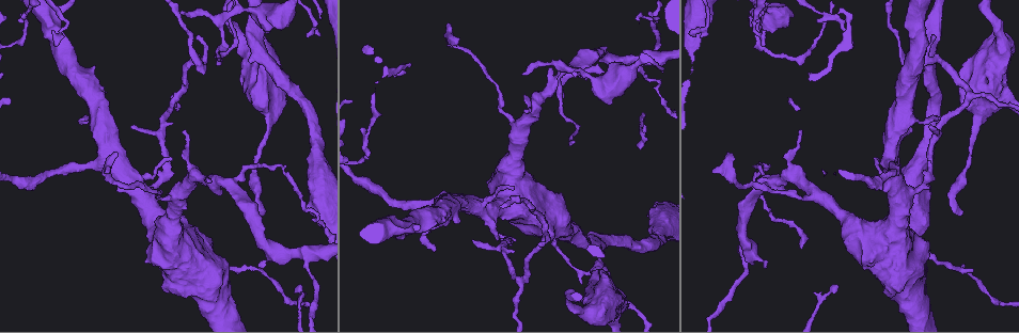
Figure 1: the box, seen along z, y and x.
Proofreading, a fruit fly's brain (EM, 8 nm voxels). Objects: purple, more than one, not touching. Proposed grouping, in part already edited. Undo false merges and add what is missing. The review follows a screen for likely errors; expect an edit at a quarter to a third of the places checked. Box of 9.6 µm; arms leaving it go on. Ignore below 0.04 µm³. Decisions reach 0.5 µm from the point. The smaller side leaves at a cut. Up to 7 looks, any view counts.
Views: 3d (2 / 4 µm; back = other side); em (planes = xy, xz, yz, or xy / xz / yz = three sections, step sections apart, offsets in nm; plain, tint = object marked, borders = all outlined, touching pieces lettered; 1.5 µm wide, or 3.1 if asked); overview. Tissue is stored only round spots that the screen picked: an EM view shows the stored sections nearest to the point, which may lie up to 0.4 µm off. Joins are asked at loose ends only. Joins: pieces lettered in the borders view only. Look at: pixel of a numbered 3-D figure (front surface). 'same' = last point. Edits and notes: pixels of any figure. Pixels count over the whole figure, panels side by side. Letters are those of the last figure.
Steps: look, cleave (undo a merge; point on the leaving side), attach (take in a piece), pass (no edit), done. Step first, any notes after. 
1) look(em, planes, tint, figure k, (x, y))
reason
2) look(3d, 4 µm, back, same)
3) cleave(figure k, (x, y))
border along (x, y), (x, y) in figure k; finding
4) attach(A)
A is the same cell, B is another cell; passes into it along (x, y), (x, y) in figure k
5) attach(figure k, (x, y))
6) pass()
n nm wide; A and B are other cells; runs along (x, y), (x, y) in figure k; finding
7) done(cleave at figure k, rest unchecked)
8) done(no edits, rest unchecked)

look(3d, 2 µm, figure 1, (966, 165))
calibre changes

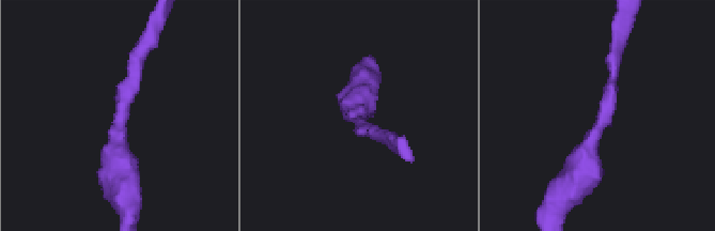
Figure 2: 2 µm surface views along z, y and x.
look(em, xy, step 8, plain, figure 2, (604, 120))

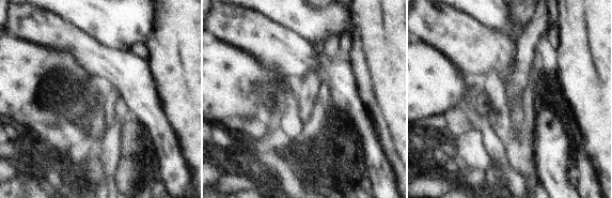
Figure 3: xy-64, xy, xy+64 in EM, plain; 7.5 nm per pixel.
look(em, xy, step 8, borders, same)
see the neighbours

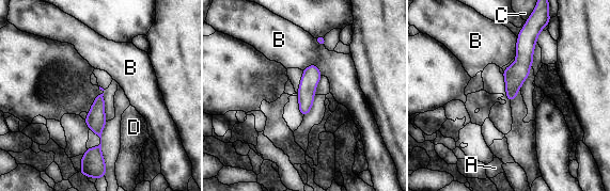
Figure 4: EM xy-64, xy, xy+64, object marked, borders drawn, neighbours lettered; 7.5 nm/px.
pass()
B touches over 160 nm; A, B, C and D are other cells; runs along (99, 98), (100, 144), (96, 152), (96, 171) in figure 4; one cell here

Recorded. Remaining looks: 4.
look(em, planes, borders, figure 1, (647, 216))

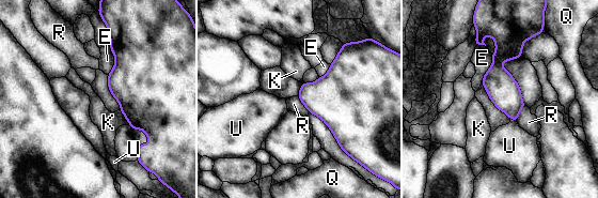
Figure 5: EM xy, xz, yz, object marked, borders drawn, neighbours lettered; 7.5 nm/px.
pass()
E touches over 240 nm; E, K, Q, R and U are other cells; runs along (496, 35), (498, 82), (514, 117) in figure 5; no lettered piece goes on from it

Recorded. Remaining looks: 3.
look(em, yz, step 8, borders, figure 1, (523, 72))
branch stops here

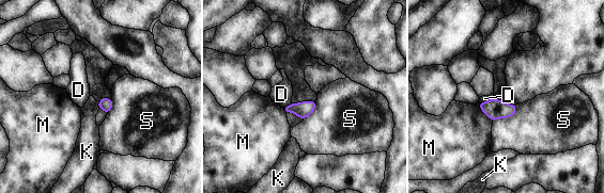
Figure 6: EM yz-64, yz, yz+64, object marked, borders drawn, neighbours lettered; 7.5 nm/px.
pass()
D, K, M and S are other cells; no lettered piece goes on from it

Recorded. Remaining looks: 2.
done(no edits, rest unchecked)

